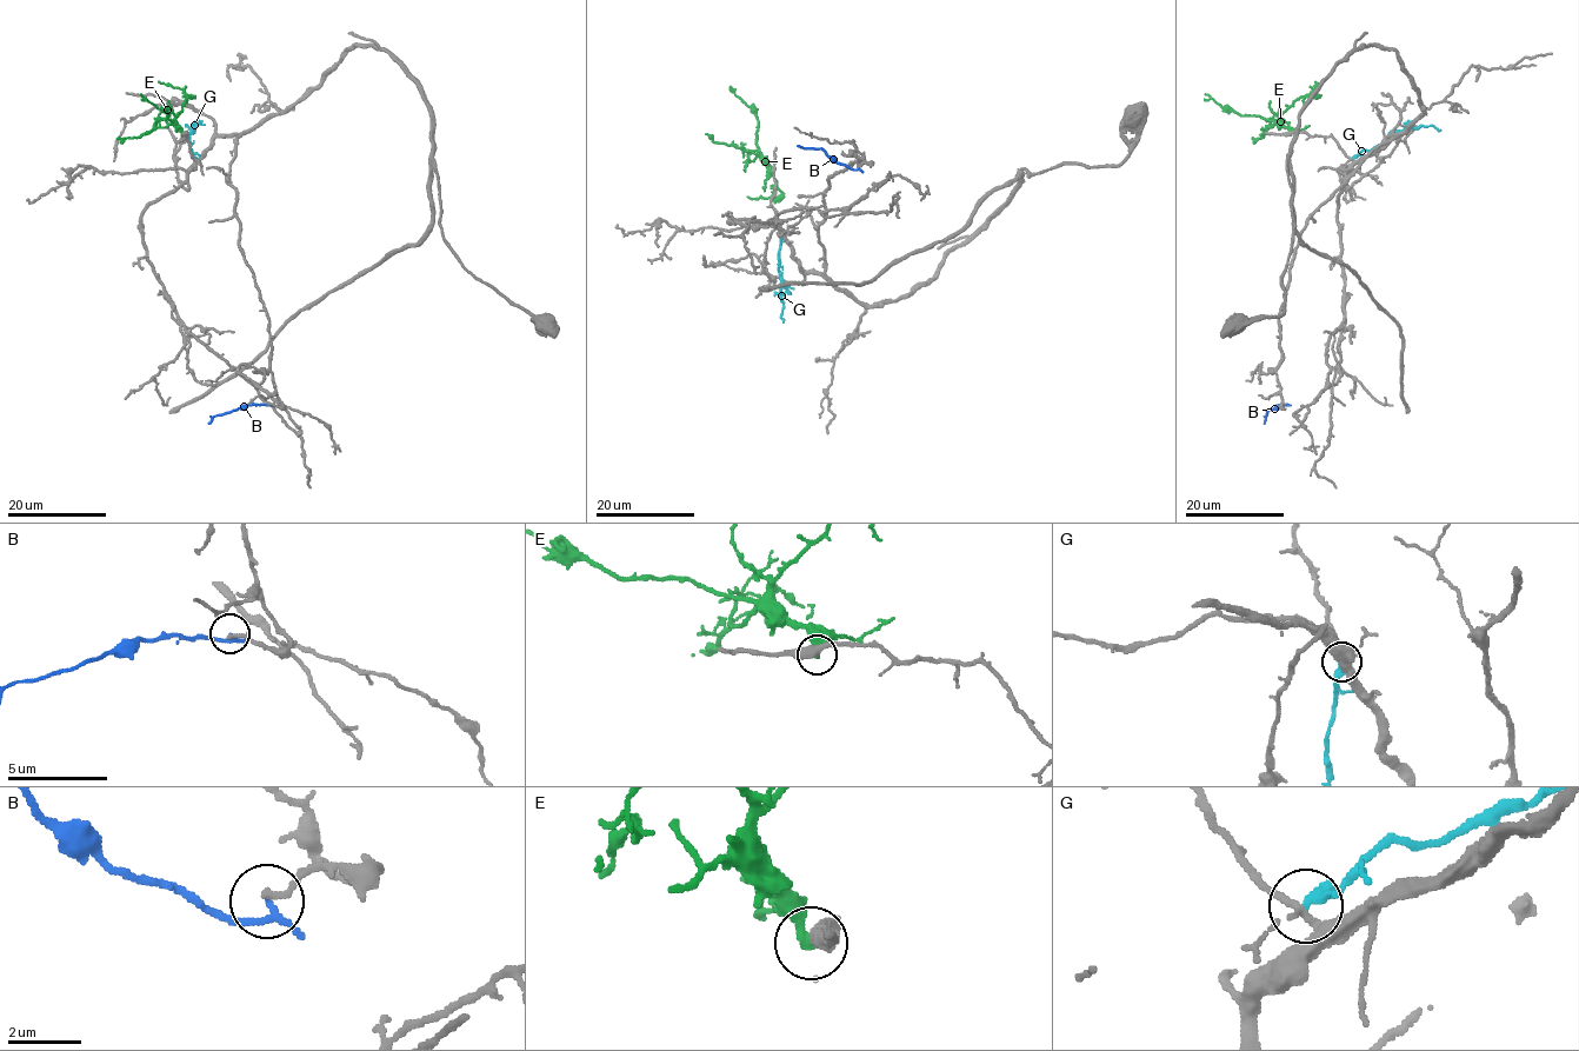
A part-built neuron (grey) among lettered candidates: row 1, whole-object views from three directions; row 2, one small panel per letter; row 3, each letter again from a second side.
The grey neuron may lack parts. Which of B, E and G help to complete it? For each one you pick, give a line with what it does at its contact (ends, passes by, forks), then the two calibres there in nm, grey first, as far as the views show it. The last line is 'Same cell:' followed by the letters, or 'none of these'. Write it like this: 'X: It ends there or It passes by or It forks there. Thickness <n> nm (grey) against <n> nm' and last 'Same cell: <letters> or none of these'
Same cell: none of these

